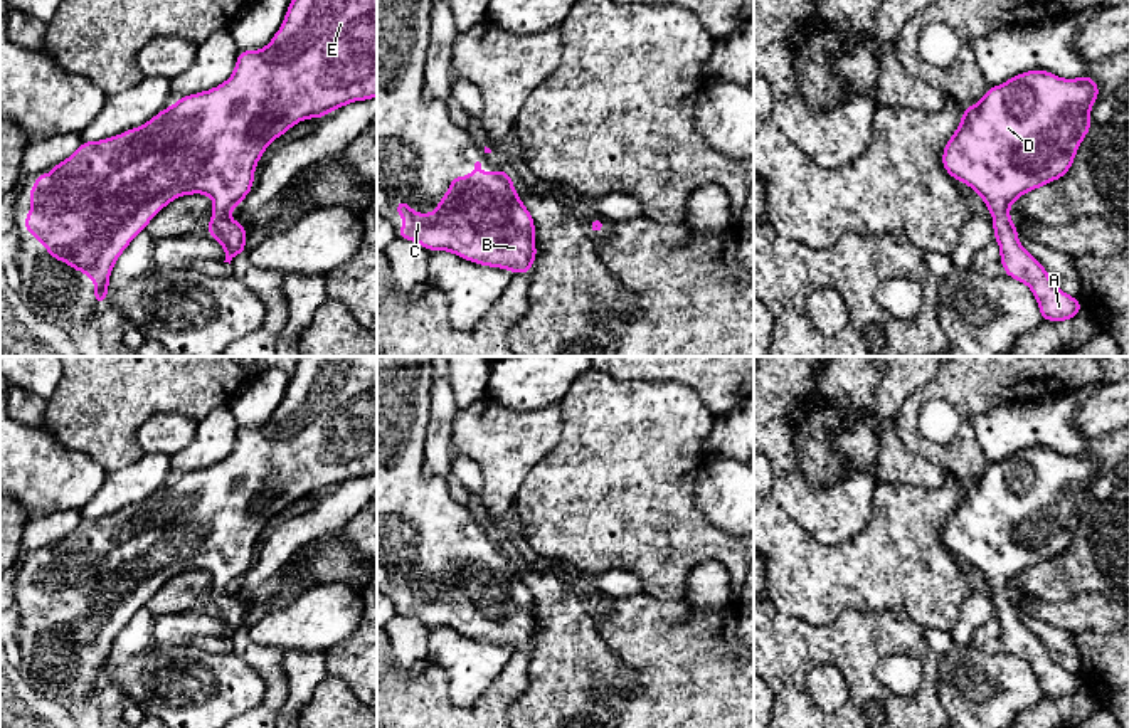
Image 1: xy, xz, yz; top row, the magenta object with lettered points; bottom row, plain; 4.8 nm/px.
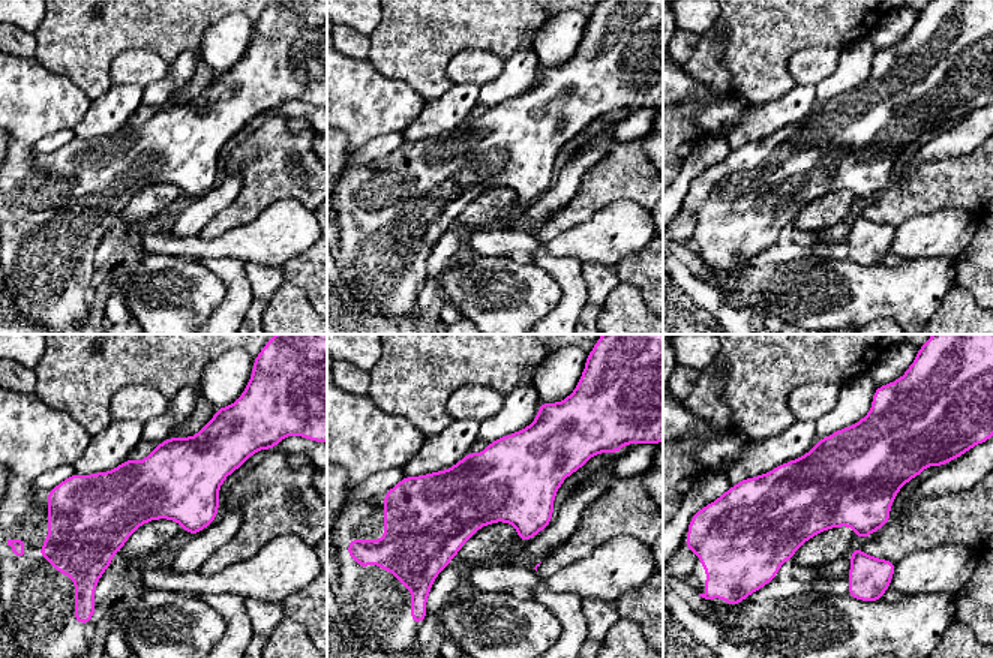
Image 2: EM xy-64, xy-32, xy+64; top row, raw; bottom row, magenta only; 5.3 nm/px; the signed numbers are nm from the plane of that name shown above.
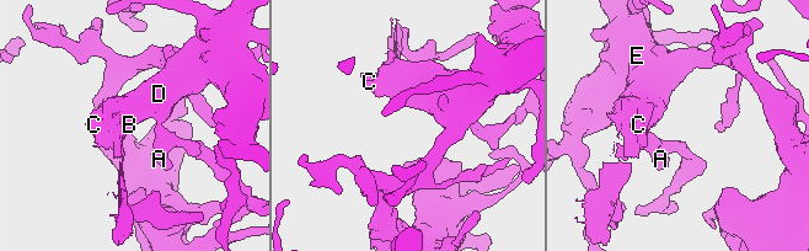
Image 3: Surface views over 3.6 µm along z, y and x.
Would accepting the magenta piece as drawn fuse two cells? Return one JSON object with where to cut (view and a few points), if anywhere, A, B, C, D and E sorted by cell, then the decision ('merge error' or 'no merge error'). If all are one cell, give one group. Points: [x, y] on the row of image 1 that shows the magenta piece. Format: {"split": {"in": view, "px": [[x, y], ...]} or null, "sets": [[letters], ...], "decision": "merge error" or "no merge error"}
{"split": null, "sets": [["A", "B", "C", "D", "E"]], "decision": "no merge error"}

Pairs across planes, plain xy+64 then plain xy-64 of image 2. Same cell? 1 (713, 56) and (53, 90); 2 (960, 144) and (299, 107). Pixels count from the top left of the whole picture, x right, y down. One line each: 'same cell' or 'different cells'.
1: different cells
2: same cell

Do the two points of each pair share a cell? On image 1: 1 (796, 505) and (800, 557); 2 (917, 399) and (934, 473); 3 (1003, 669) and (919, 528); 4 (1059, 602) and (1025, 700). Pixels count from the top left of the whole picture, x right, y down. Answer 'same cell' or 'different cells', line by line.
1: different cells
2: different cells
3: different cells
4: different cells

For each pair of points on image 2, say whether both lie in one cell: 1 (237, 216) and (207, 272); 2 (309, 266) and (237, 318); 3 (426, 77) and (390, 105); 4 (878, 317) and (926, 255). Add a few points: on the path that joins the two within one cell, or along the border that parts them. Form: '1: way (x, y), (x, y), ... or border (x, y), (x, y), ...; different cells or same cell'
1: border (263, 212), (212, 239), (198, 234); different cells
2: border (306, 251), (293, 257), (282, 267), (285, 281); different cells
3: border (380, 74), (408, 83), (426, 101); different cells
4: way (893, 302), (911, 284), (918, 270); same cell

